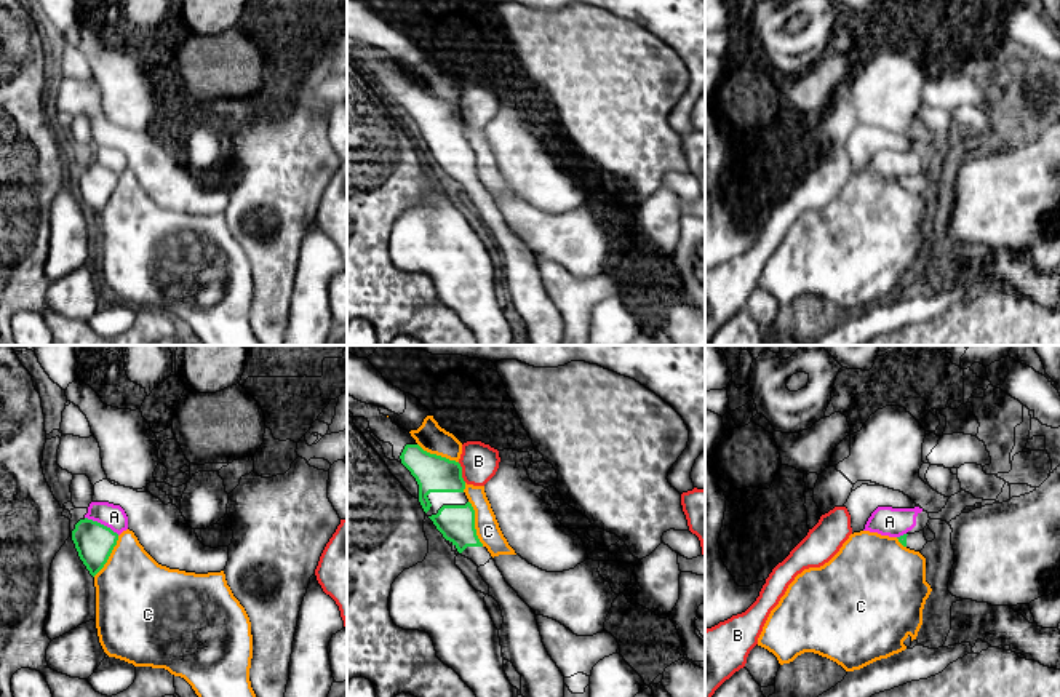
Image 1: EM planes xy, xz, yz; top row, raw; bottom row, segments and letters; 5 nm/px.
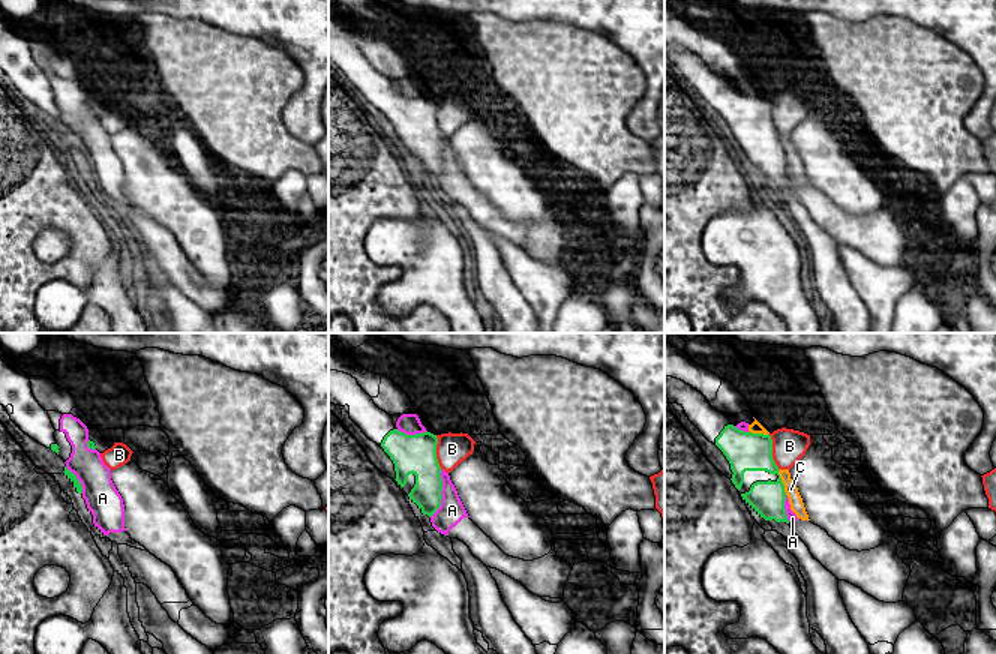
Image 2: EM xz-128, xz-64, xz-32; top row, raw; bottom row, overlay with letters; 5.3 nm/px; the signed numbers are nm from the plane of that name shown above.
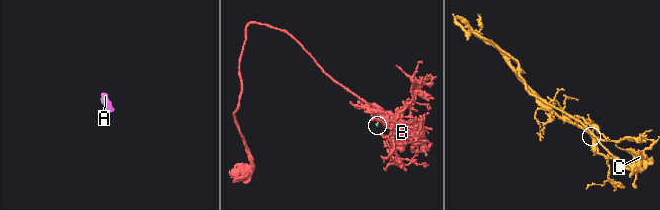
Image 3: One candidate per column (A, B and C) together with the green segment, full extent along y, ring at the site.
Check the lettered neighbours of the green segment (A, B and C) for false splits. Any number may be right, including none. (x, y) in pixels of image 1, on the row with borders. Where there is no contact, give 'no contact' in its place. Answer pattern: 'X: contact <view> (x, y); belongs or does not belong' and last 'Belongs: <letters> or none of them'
A: contact xy (103, 525); does not belong
B: contact xz (461, 472); does not belong
C: contact xz (474, 523); does not belong
Belongs: none of them

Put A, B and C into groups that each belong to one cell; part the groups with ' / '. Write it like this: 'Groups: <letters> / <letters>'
Groups: A / B / C

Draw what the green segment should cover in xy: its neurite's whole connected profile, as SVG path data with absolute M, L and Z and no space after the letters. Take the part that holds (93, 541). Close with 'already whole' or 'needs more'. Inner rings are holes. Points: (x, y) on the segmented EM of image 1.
M85 518L75 524L72 540L80 560L94 577L107 563L118 534L98 521Z; already whole

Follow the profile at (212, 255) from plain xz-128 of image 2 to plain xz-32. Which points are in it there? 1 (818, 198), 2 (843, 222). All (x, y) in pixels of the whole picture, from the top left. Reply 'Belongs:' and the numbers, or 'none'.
Belongs: none

